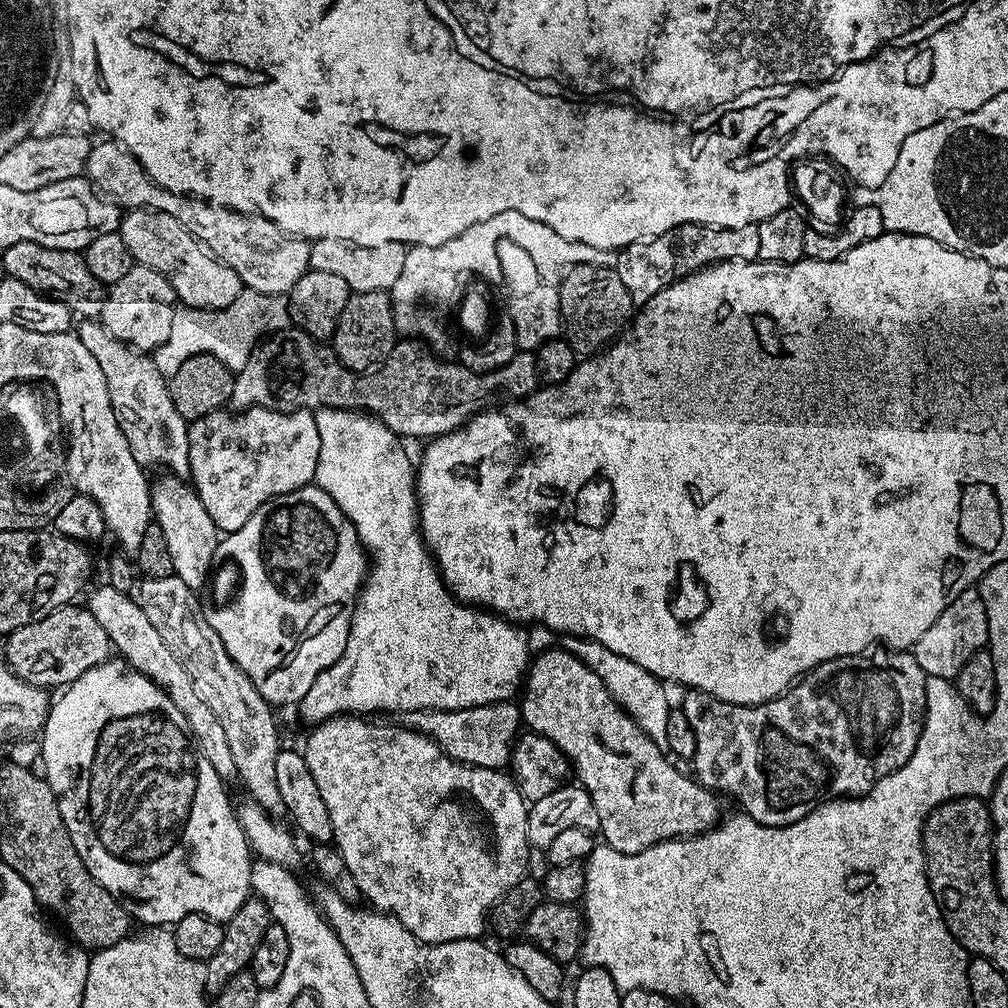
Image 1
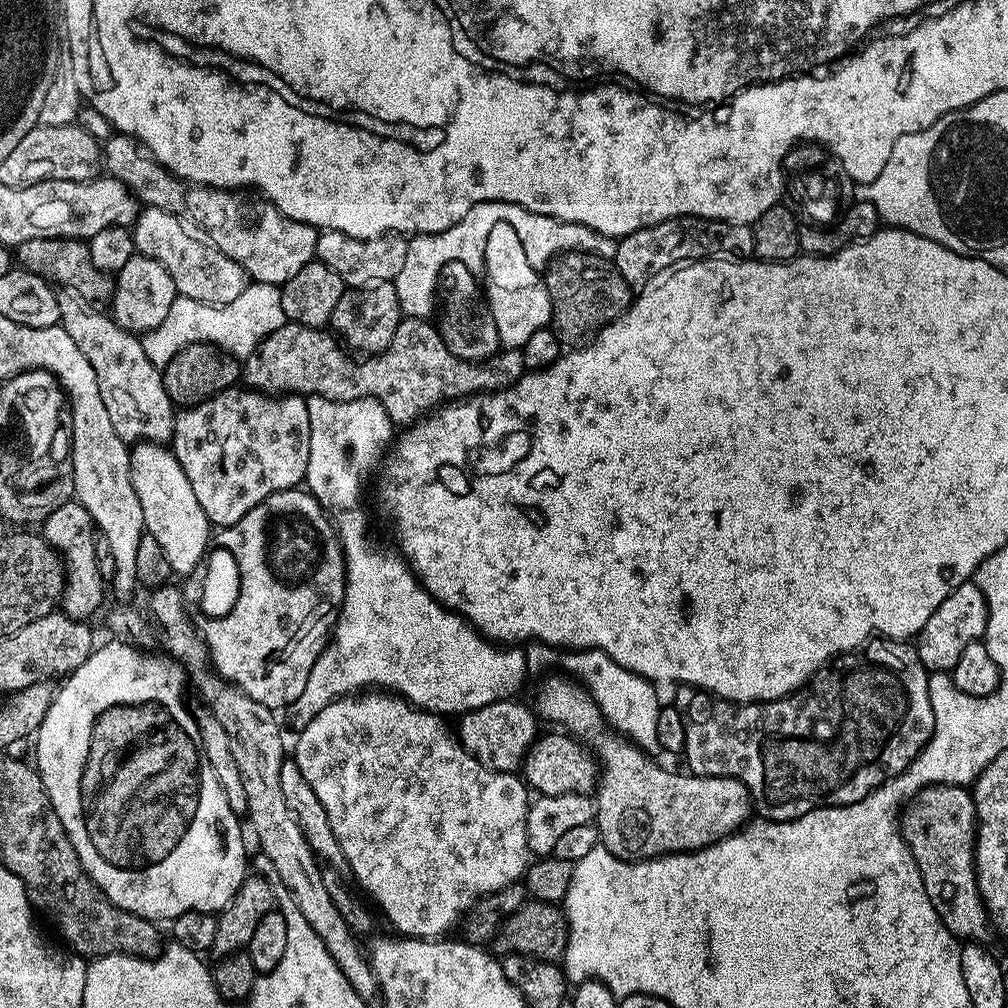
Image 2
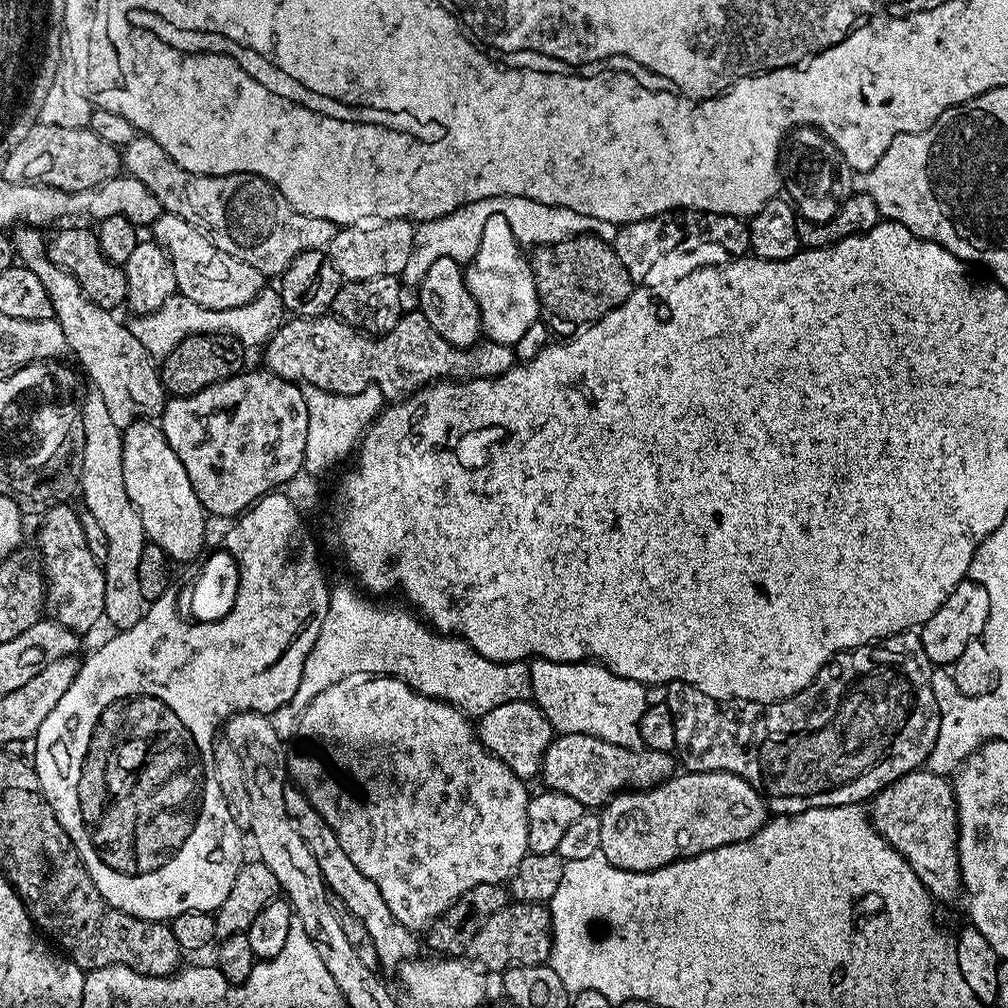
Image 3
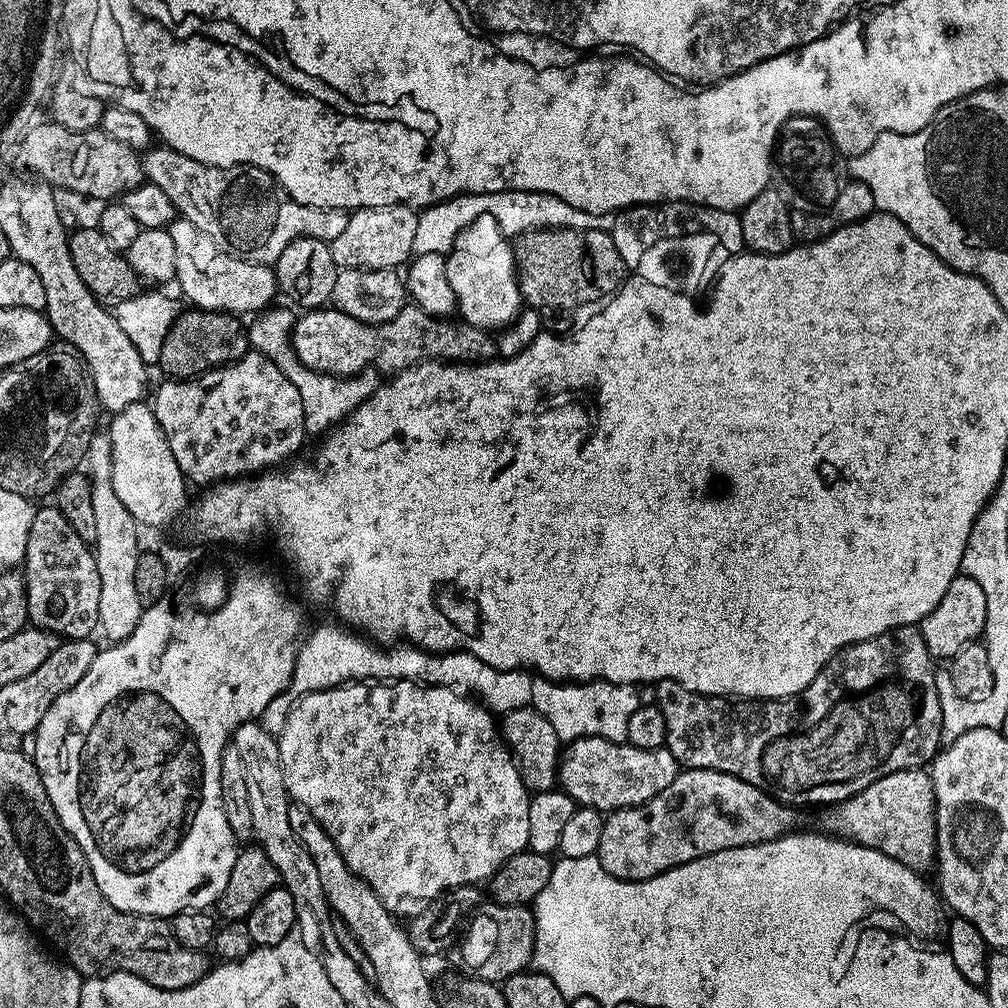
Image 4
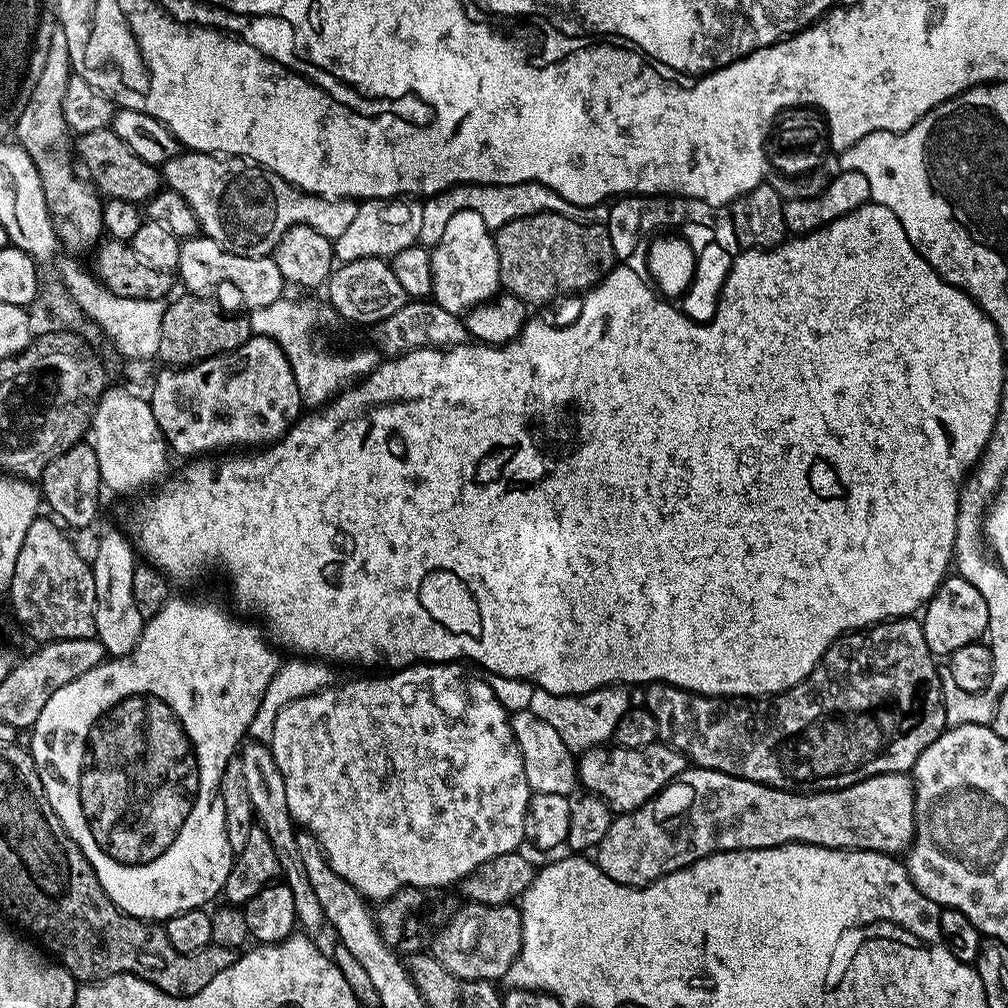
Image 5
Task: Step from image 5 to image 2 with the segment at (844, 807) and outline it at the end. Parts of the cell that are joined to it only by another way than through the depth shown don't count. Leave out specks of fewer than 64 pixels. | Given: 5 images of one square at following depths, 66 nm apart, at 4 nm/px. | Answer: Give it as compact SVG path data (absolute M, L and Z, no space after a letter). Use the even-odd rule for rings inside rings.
M559 675L550 677L541 686L534 711L541 721L549 720L552 726L583 741L602 765L598 772L598 791L594 796L594 823L600 831L600 844L606 851L619 860L651 860L654 856L671 856L674 852L699 852L701 848L709 848L719 840L733 836L749 823L754 805L742 782L730 776L679 776L676 772L667 772L662 765L652 761L655 759L649 753L608 727L583 684L567 675ZM956 782L931 784L915 793L900 818L900 831L908 843L910 854L914 854L914 862L922 874L926 894L930 894L930 902L946 930L950 930L961 942L988 942L992 932L994 936L994 925L976 881L976 826L976 804L972 800L972 793Z

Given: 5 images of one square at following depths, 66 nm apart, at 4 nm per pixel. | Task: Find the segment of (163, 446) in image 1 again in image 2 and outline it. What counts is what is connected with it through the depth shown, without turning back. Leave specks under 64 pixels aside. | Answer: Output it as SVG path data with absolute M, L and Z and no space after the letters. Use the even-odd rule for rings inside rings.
M64 290L60 297L60 324L74 338L78 350L86 354L86 362L94 366L98 374L98 390L102 390L102 402L110 413L110 422L118 430L118 438L135 446L141 442L167 445L176 425L177 409L163 388L161 369L146 358L141 337L118 326L111 315L89 306L79 296Z

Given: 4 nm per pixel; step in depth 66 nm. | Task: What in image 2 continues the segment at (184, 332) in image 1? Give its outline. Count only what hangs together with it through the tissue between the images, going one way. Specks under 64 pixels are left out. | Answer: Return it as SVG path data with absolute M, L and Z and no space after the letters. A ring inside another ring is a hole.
M250 282L229 304L203 304L194 298L176 295L162 326L143 333L146 358L158 369L164 367L180 350L192 343L213 344L237 358L247 358L274 330L285 323L282 291L275 284Z

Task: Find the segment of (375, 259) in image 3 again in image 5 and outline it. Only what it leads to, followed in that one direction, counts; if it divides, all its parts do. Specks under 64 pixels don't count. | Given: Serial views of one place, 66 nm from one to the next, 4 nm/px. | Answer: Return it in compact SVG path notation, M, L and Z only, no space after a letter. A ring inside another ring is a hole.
M416 198L363 201L350 227L334 242L335 259L349 264L358 258L391 258L407 247L416 246L422 234L423 209L423 203Z

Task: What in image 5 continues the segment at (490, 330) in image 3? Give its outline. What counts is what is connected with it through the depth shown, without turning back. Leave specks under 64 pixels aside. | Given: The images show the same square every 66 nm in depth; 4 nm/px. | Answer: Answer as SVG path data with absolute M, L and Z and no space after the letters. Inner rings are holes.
M462 210L458 214L454 214L454 218L450 218L450 222L446 225L446 231L442 234L442 238L436 244L431 245L430 253L432 260L432 290L430 296L434 303L442 306L442 310L450 310L450 314L460 316L470 311L471 308L477 308L480 304L487 304L501 291L496 241L487 222L484 221L482 212Z

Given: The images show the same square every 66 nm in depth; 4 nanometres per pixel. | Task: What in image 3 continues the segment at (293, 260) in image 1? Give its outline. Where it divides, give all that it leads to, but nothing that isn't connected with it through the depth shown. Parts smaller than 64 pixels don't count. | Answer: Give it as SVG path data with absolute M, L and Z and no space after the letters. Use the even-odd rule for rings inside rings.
M136 134L131 142L122 148L122 164L127 175L138 178L142 186L146 186L158 198L161 209L164 212L172 212L178 218L190 222L212 239L218 250L226 250L234 258L254 266L266 278L279 278L284 275L290 262L298 254L306 250L324 250L338 231L337 225L326 222L326 218L310 218L310 214L298 214L286 198L268 181L261 176L255 176L249 172L238 174L226 174L225 176L207 176L206 174L194 174L190 170L184 170L178 166L154 142L154 138L143 134Z

